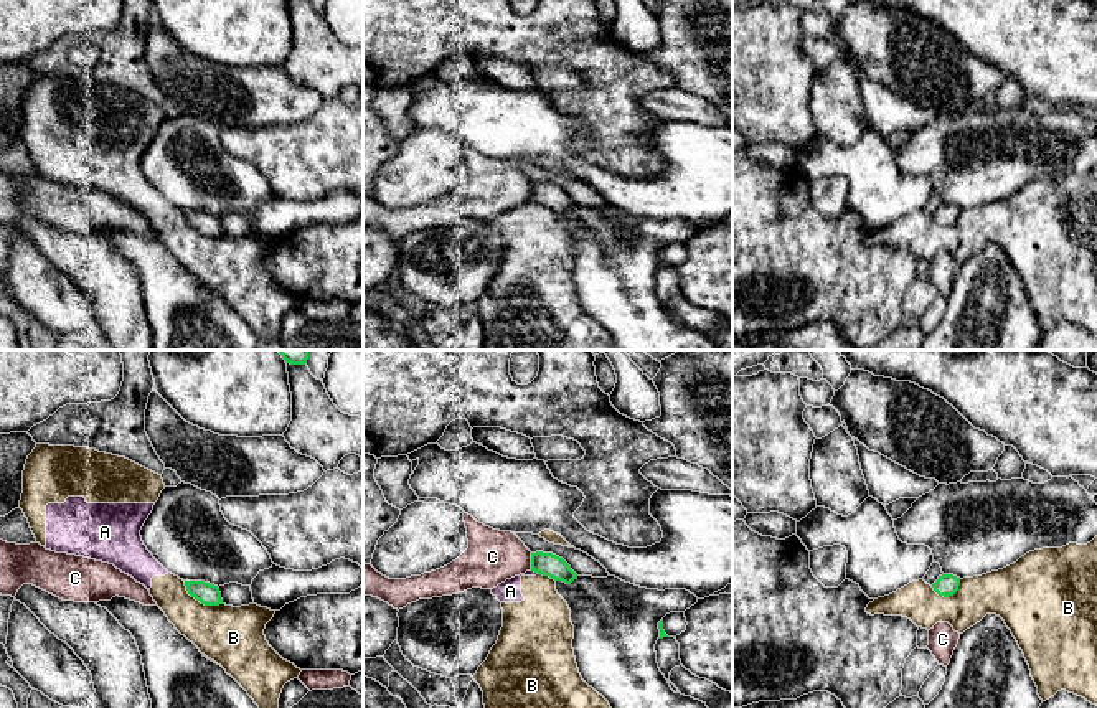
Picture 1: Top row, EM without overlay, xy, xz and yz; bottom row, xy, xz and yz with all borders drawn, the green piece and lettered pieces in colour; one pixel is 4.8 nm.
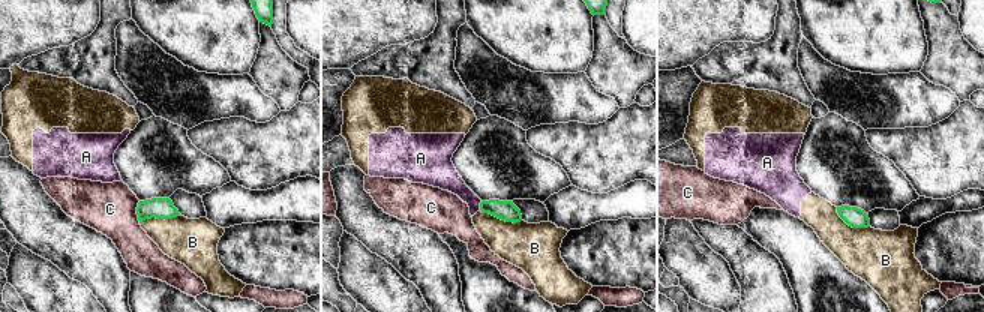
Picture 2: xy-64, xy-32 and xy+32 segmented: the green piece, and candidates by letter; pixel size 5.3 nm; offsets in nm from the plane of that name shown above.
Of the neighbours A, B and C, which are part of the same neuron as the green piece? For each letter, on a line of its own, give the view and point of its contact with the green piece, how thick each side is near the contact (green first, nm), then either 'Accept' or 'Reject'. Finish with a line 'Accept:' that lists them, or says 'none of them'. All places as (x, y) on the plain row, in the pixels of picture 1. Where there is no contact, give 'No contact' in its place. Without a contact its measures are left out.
A: Touches green at xz (535, 202). Thickness 110 nm (green) against 110 nm. Reject
B: Touches green at xy (200, 231). Thickness 110 nm (green) against 300 nm. Reject
C: Touches green at xz (532, 192). Thickness 110 nm (green) against 260 nm. Reject
Accept: none of them

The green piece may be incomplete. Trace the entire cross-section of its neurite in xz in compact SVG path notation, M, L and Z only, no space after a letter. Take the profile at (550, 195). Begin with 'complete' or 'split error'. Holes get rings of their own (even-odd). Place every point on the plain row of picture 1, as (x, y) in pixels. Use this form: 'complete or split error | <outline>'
complete | M543 182L531 183L531 201L566 215L571 215L577 208L563 188Z

